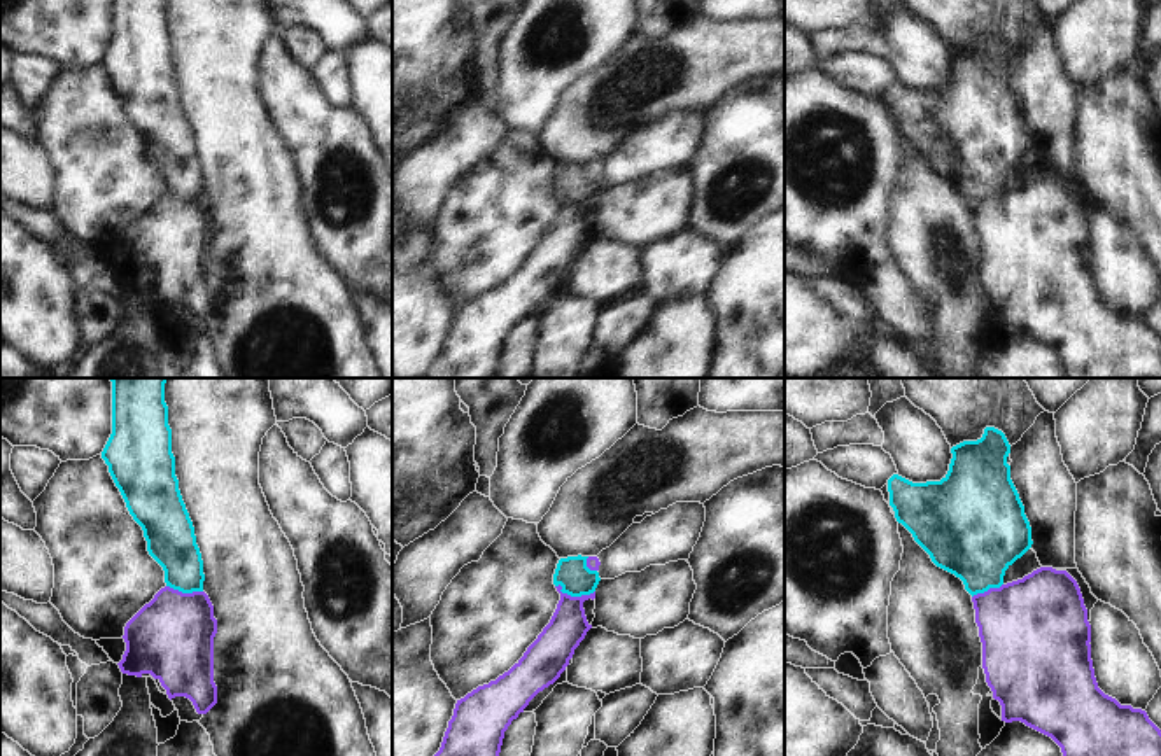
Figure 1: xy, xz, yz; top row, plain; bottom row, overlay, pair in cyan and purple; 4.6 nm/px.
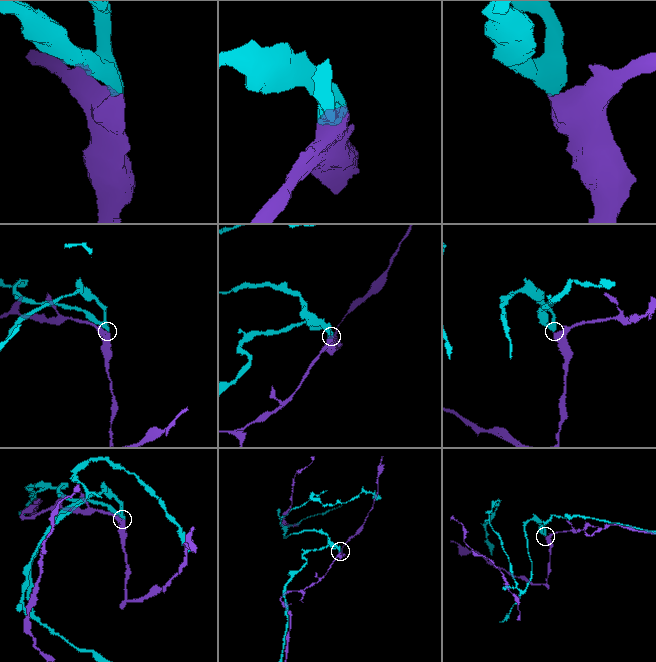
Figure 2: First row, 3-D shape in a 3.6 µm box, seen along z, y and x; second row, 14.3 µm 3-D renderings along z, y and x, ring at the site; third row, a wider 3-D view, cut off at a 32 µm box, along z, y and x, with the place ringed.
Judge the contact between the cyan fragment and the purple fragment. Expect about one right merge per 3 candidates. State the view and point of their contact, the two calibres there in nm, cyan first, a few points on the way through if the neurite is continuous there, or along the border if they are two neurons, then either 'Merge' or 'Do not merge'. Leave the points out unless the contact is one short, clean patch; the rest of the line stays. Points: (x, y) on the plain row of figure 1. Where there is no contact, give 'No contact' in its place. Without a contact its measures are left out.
Touches cyan at xz (573, 203). Thickness 150 nm (cyan) against 180 nm. Boundary: xz (555, 193), (571, 203), (589, 203), (594, 198). Do not merge.

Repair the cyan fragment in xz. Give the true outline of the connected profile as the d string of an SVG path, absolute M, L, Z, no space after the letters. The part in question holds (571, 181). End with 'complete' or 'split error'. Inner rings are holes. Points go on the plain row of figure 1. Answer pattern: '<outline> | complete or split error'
M588 164L560 166L553 182L553 192L562 194L562 201L571 205L590 203L595 200L601 186L597 178L587 175Z | complete

